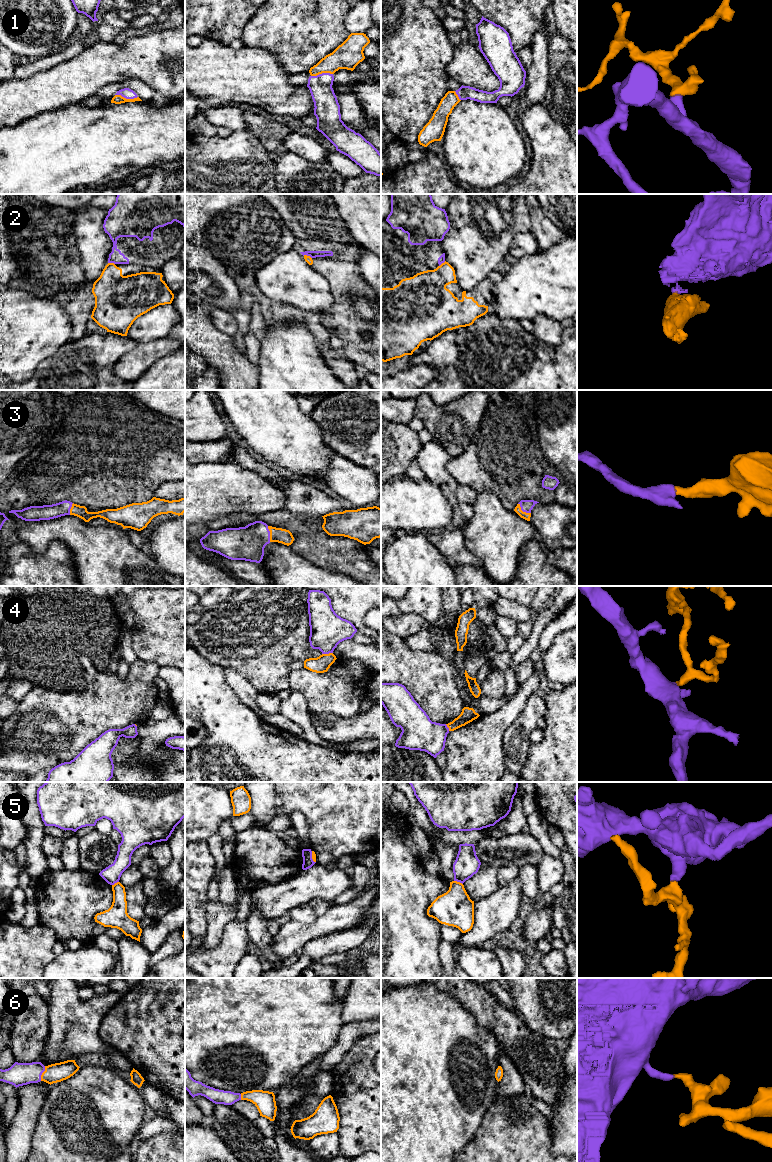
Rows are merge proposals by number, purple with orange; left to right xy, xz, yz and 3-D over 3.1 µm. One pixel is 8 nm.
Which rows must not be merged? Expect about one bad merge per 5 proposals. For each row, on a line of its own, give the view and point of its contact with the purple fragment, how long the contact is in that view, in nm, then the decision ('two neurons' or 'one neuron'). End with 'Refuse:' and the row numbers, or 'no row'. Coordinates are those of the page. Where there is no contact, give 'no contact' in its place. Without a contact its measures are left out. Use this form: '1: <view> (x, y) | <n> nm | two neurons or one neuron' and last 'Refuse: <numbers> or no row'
1: xy (126, 98) | 190 nm | one neuron
2: xz (307, 255) | 80 nm | two neurons
3: yz (523, 511) | 130 nm | one neuron
4: xz (327, 653) | 90 nm | one neuron
5: yz (458, 881) | 80 nm | two neurons
6: xy (42, 1072) | 130 nm | one neuron
Refuse: 2, 5

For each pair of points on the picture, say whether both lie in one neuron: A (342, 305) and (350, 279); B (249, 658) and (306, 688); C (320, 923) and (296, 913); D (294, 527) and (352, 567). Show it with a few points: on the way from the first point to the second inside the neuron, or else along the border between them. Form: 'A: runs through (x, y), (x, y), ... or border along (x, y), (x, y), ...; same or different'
A: runs through (344, 299), (347, 285); same
B: border along (291, 671), (289, 675), (289, 689); different
C: border along (318, 916), (307, 924), (291, 921); different
D: runs through (308, 536), (323, 551), (338, 554); same

